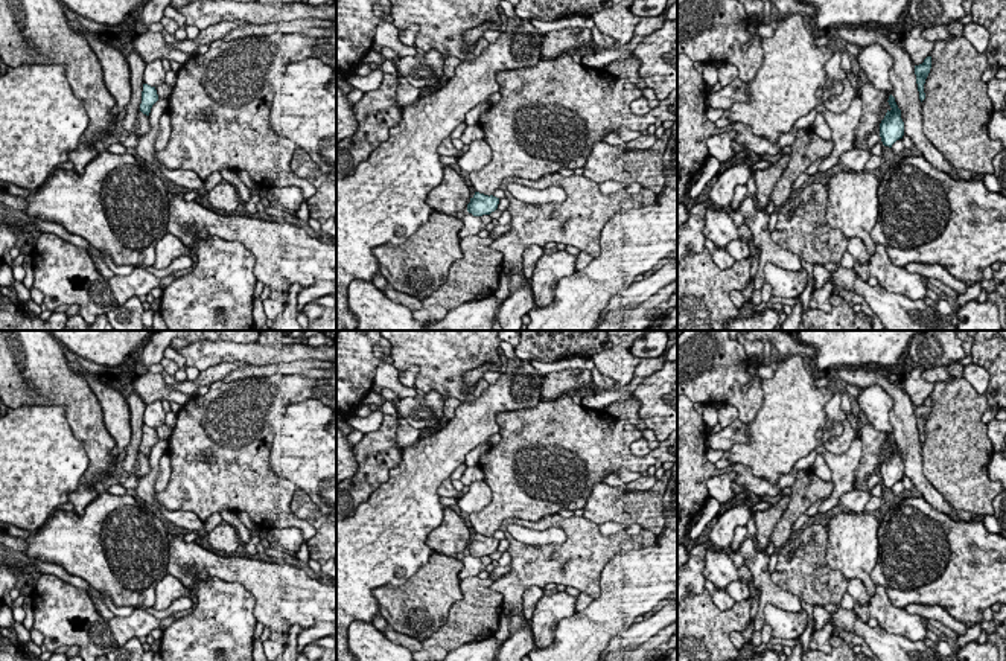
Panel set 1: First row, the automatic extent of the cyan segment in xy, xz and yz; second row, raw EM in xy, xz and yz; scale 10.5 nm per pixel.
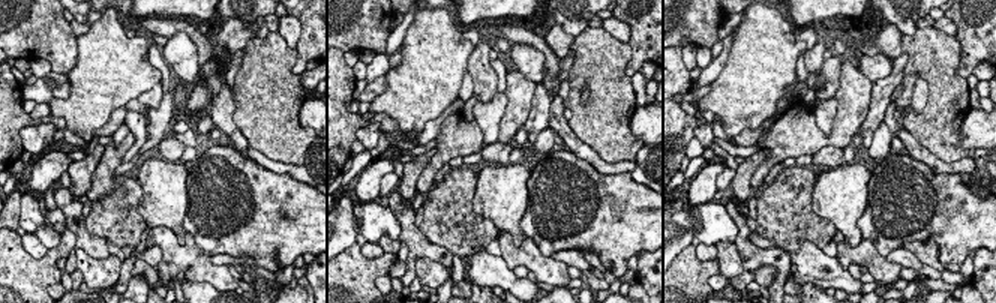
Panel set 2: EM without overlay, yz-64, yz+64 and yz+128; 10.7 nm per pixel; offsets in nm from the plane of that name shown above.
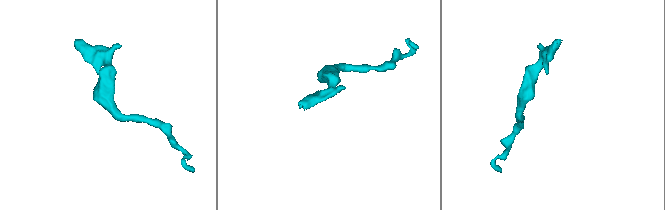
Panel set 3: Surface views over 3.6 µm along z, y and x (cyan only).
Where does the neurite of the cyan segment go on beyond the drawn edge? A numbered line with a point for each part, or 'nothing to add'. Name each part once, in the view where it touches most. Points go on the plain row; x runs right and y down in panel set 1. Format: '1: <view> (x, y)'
nothing to add

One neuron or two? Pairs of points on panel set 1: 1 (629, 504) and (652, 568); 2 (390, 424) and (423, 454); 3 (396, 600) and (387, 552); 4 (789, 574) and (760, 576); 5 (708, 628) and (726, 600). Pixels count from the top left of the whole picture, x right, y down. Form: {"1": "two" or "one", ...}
{"1": "two", "2": "two", "3": "two", "4": "two", "5": "two"}

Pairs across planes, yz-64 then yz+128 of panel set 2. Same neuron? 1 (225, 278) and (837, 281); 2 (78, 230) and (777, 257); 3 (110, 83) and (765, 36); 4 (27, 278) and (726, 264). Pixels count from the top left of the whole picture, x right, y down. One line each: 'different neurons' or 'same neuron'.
1: different neurons
2: same neuron
3: same neuron
4: different neurons

